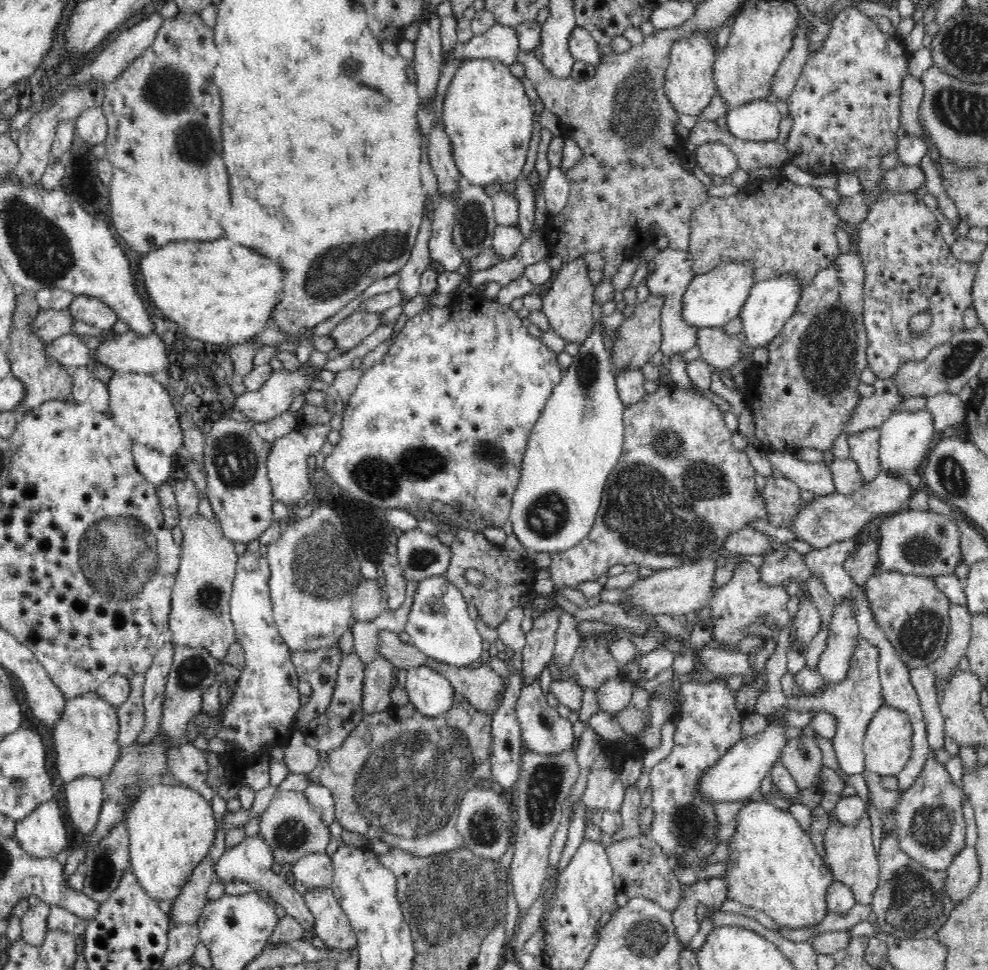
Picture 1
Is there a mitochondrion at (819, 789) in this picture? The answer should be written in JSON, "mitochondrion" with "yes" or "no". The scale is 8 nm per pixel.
{"mitochondrion":"no"}

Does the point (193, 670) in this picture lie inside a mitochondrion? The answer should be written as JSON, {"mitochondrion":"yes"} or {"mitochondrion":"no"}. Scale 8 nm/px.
{"mitochondrion":"yes"}

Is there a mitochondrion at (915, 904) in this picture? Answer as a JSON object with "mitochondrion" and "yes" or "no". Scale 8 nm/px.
{"mitochondrion":"yes"}

